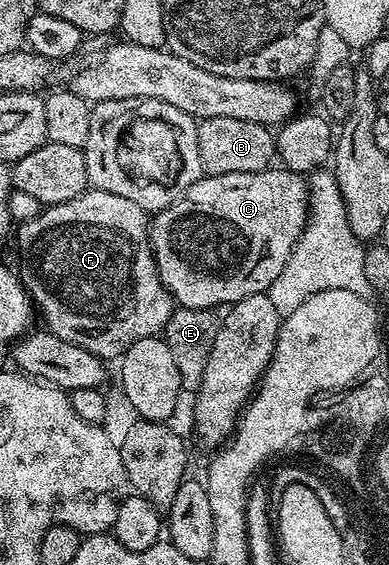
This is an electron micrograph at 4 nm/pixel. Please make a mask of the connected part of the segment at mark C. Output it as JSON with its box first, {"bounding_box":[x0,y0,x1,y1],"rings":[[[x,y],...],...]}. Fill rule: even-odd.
{"bounding_box":[148,166,310,310],"rings":[[[271,166],[262,172],[248,174],[203,175],[175,204],[162,212],[153,213],[148,227],[162,285],[170,291],[175,305],[179,308],[218,310],[257,292],[269,290],[284,270],[309,219],[310,189],[307,177],[281,166]]]}

